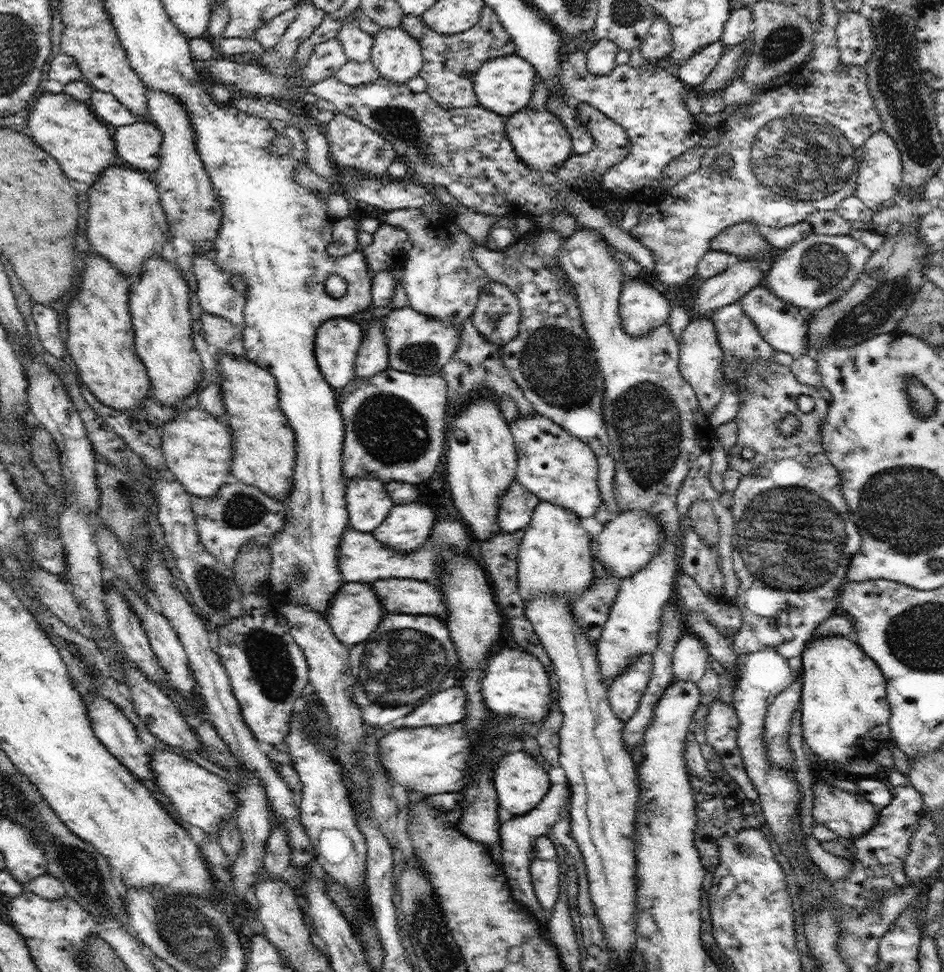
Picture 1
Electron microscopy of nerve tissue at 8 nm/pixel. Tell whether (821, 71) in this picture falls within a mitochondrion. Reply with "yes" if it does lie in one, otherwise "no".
no

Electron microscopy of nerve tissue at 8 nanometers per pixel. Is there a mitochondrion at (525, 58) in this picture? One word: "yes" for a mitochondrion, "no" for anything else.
no

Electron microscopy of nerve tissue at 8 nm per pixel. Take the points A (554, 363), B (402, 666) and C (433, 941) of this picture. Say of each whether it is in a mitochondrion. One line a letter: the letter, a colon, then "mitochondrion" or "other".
A: mitochondrion
B: mitochondrion
C: mitochondrion

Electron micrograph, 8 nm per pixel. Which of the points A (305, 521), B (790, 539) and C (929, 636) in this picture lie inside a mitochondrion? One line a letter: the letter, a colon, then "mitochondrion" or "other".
A: other
B: mitochondrion
C: mitochondrion

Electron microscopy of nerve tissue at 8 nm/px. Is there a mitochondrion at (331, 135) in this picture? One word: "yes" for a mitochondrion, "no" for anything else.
no

